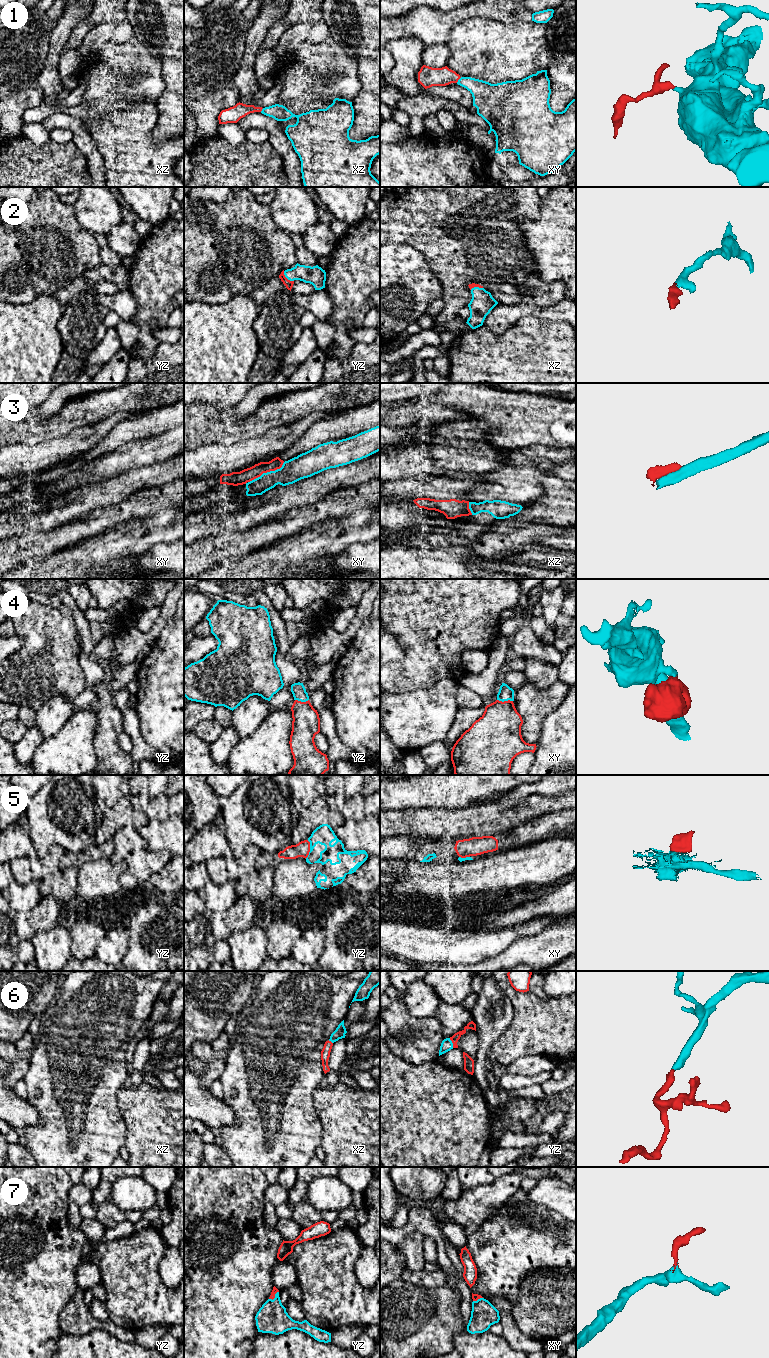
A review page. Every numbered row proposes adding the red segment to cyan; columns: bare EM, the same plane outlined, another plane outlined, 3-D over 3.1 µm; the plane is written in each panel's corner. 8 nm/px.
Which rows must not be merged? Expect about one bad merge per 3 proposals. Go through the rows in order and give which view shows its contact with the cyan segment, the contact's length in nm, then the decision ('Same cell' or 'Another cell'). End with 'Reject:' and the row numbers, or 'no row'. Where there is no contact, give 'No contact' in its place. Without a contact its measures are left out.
1: Touches cyan in xy. Shared border 60 nm. Same cell
2: Touches cyan in yz. Shared border 120 nm. Same cell
3: Touches cyan in xy. Shared border 340 nm. Another cell
4: Touches cyan in xy. Shared border 130 nm. Same cell
5: Touches cyan in yz. Shared border 150 nm. Another cell
6: Touches cyan in yz. Shared border 90 nm. Same cell
7: Touches cyan in yz. Shared border 100 nm. Same cell
Reject: 3, 5

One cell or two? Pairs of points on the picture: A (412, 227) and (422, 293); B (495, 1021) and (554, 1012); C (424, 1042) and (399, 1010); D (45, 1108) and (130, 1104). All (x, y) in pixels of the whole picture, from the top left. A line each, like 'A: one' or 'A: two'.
A: two
B: two
C: one
D: two

